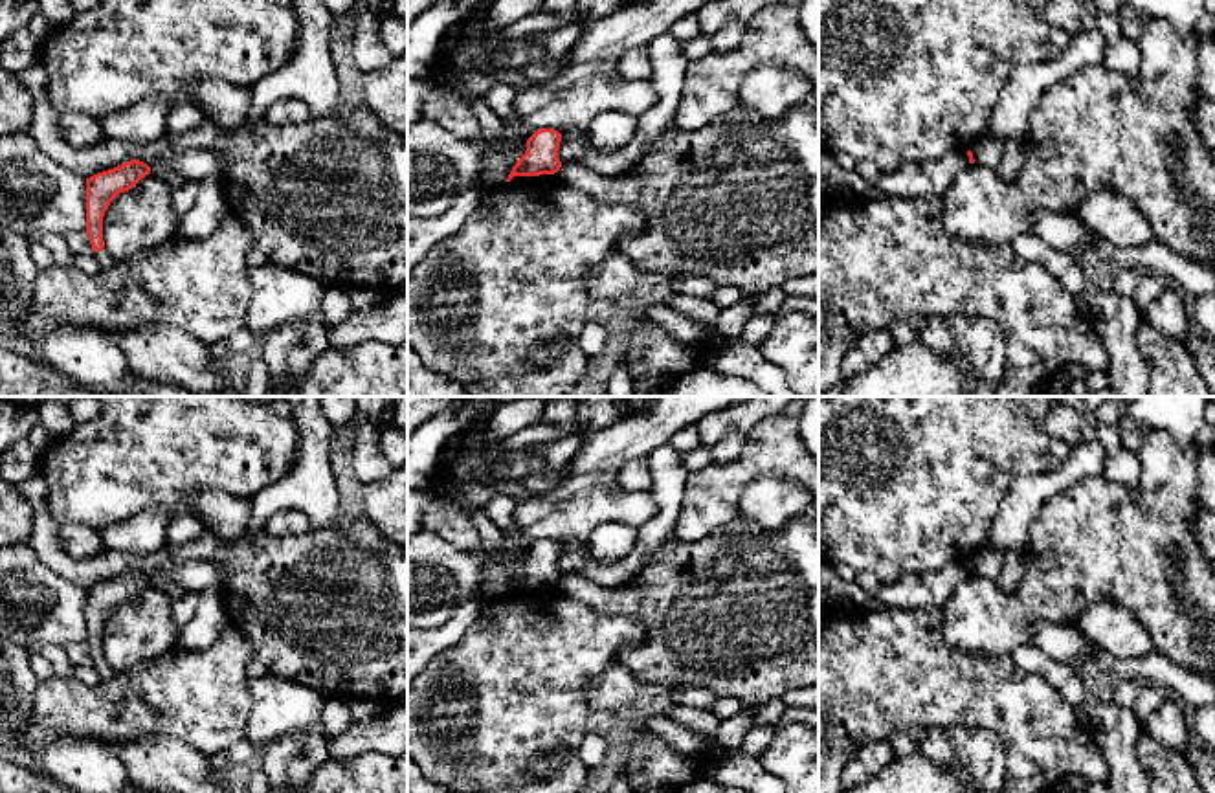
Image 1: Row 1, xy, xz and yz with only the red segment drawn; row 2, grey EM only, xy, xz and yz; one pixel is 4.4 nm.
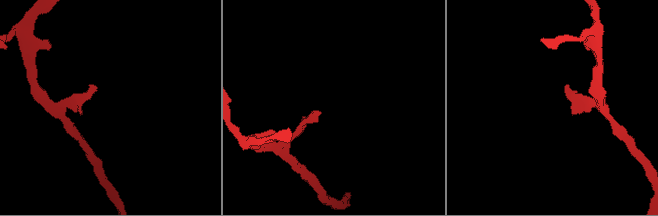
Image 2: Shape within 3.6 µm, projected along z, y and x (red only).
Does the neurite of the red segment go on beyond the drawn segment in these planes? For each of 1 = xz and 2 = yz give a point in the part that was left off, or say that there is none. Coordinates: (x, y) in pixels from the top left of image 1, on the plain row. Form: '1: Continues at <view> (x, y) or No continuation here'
1: No continuation here
2: No continuation here

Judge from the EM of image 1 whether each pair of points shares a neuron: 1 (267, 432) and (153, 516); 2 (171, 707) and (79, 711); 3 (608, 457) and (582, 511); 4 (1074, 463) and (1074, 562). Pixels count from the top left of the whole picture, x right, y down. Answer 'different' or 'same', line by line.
1: different
2: same
3: same
4: different

